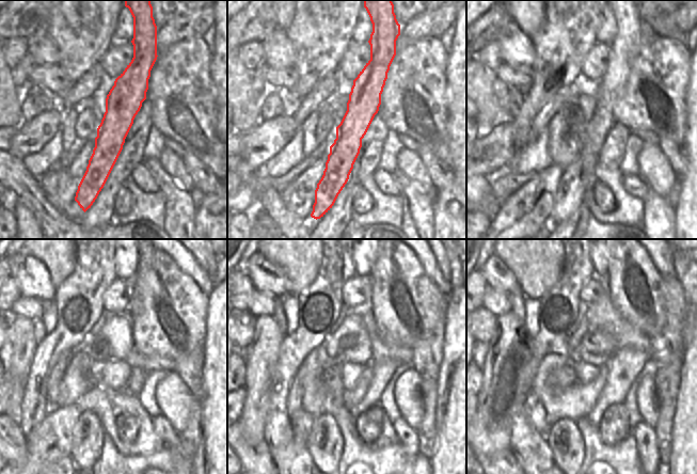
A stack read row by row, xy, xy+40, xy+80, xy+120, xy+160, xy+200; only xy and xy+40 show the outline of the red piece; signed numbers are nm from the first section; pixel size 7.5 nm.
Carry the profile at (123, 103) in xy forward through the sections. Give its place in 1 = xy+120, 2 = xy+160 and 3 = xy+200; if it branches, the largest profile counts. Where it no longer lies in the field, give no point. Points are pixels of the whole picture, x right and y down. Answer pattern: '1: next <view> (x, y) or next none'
1: next xy+120 (88, 441)
2: next xy+160 (325, 443)
3: next xy+200 (564, 437)

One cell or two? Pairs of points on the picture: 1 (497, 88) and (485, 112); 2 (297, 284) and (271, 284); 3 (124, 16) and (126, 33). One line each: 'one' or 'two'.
1: two
2: two
3: one

